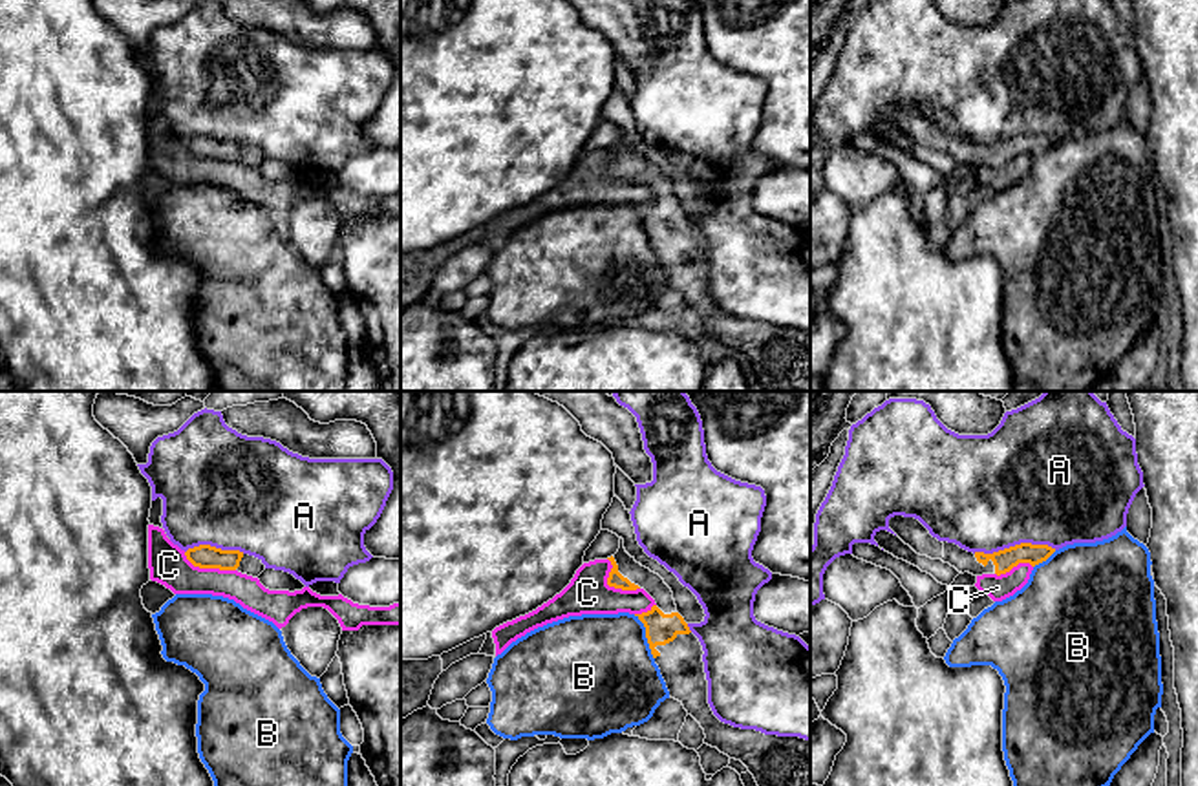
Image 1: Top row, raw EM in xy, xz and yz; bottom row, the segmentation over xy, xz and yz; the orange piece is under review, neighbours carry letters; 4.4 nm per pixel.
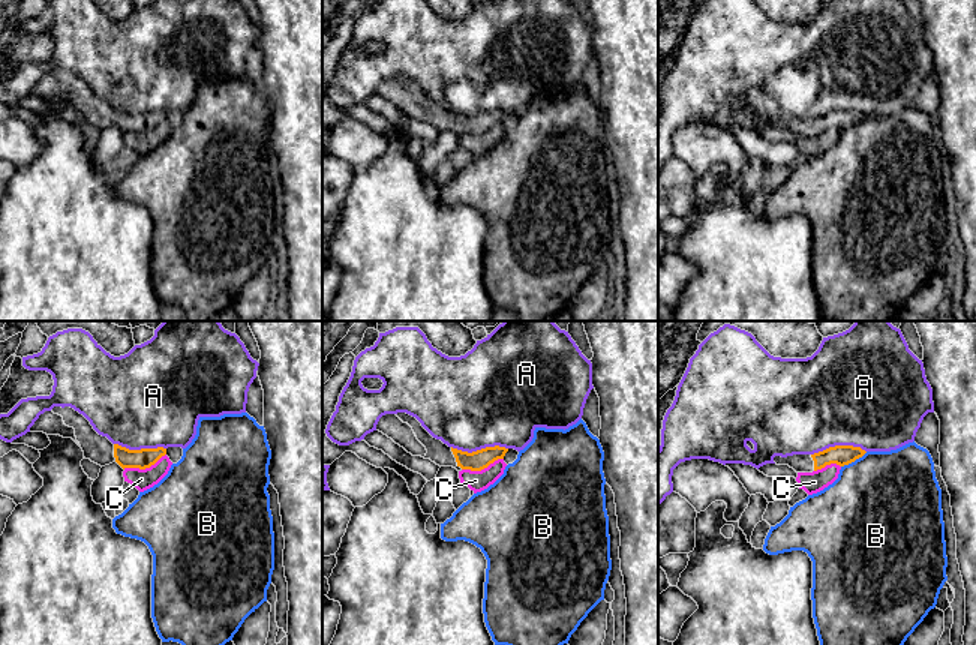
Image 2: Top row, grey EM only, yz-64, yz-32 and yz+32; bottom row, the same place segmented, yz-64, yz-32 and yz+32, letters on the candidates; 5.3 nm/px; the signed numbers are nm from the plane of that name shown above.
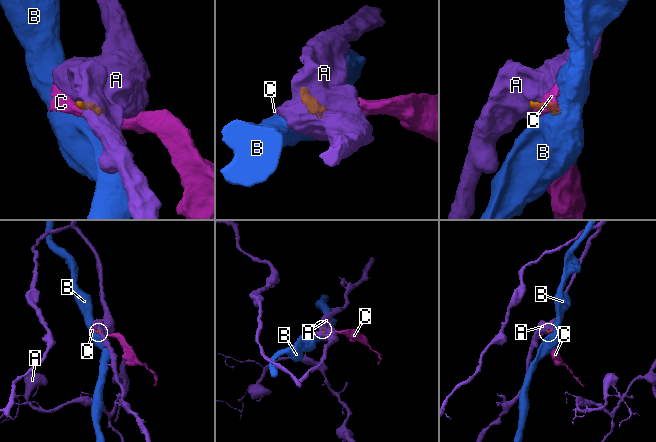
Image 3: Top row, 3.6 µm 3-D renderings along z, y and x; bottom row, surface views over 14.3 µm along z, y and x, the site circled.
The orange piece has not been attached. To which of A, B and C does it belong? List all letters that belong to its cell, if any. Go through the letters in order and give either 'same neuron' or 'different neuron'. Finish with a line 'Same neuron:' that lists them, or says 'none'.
A: different neuron
B: different neuron
C: different neuron
Same neuron: none

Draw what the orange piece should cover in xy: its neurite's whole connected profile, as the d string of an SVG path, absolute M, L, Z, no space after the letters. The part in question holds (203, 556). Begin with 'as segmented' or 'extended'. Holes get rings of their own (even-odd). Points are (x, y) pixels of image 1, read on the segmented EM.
extended; M210 545L188 548L185 556L194 567L199 568L238 570L252 578L258 578L265 570L262 559L254 556L240 550L221 550Z

